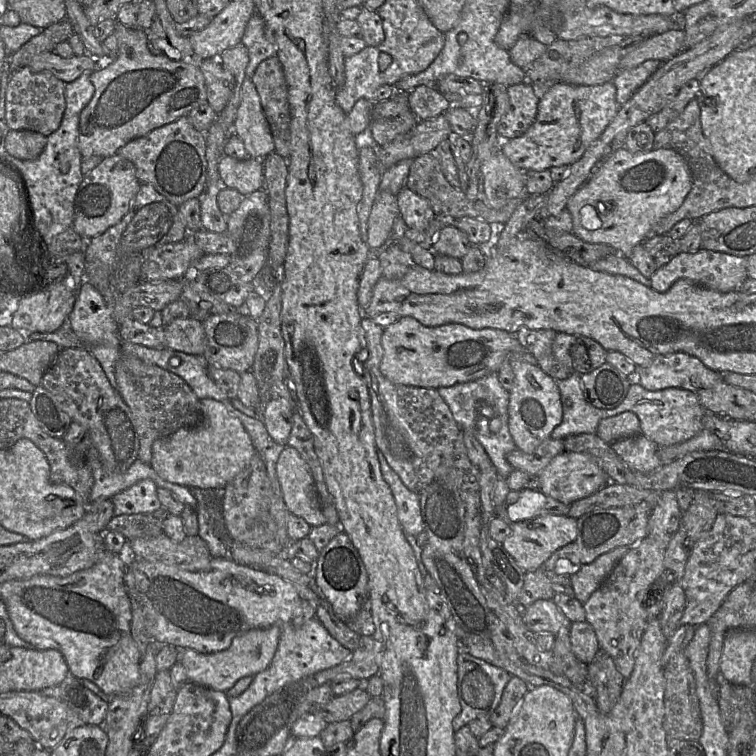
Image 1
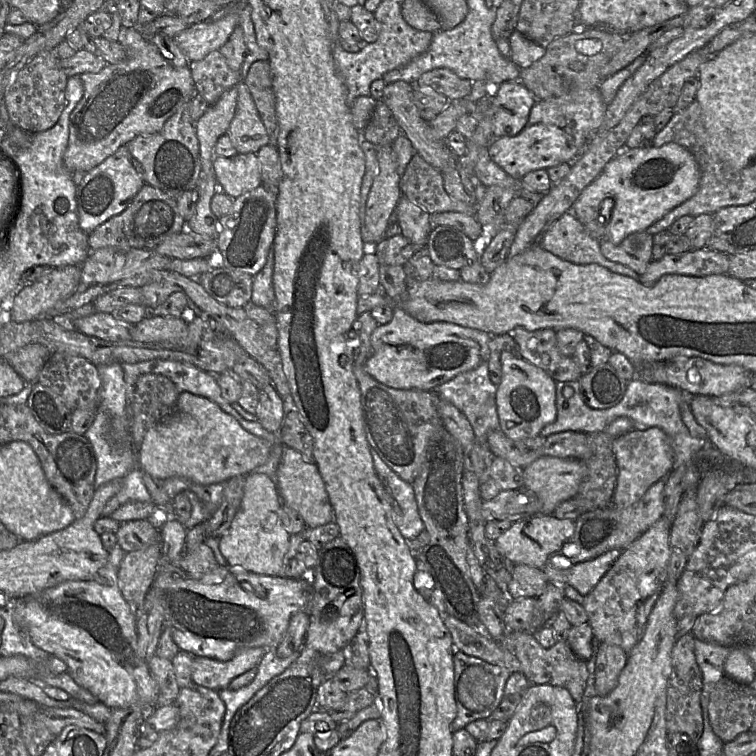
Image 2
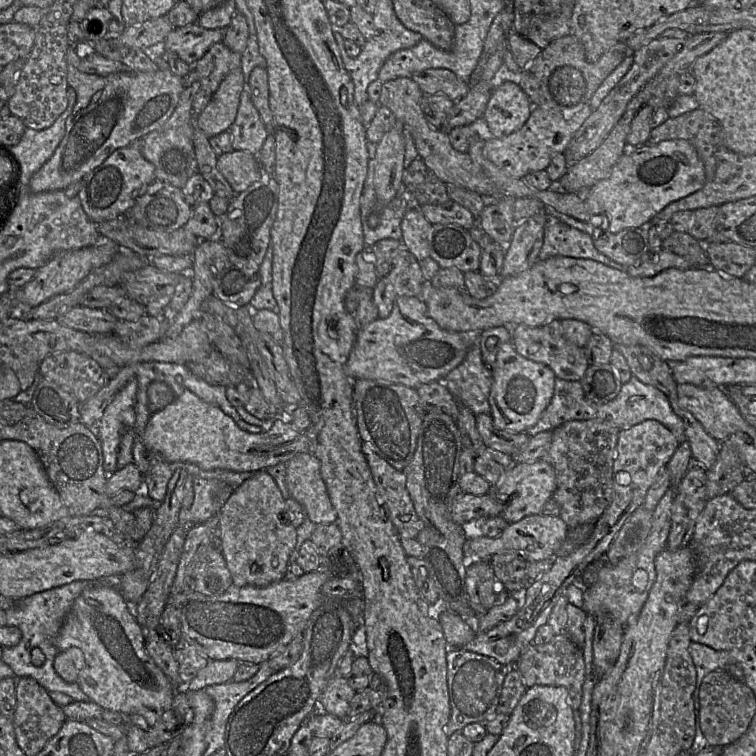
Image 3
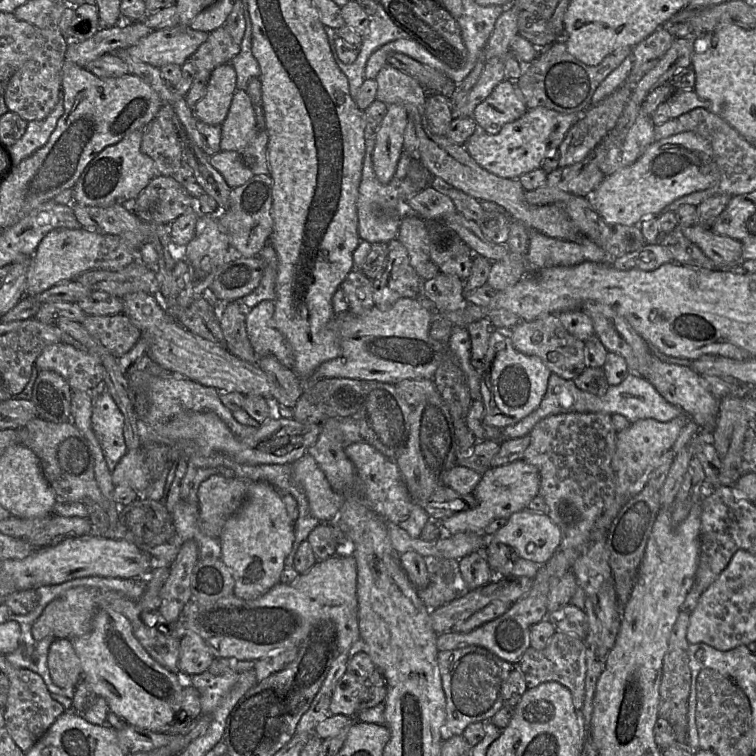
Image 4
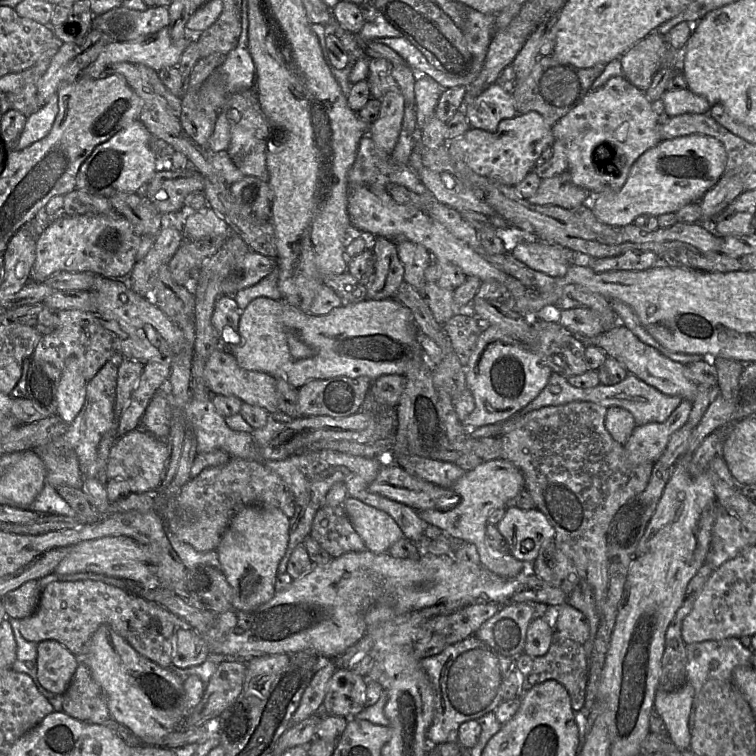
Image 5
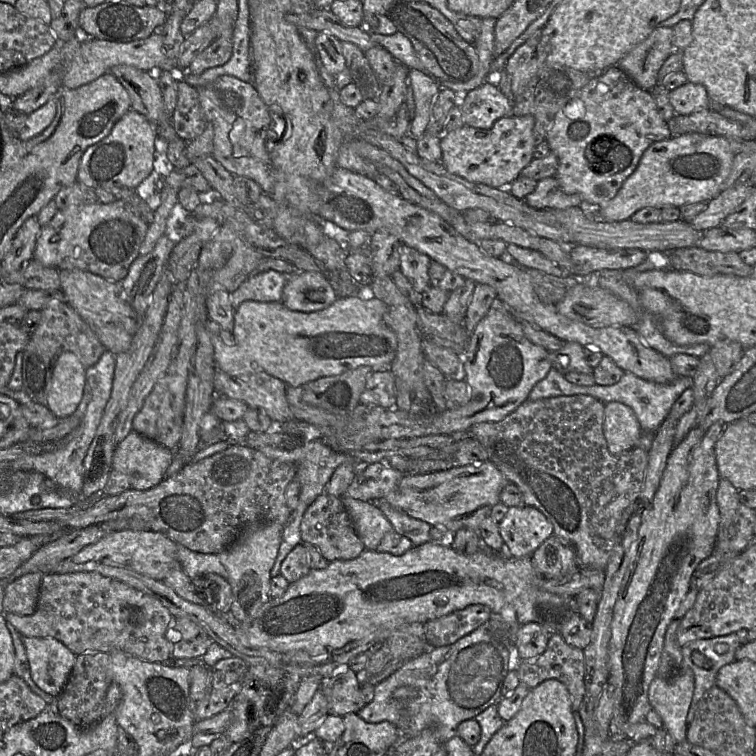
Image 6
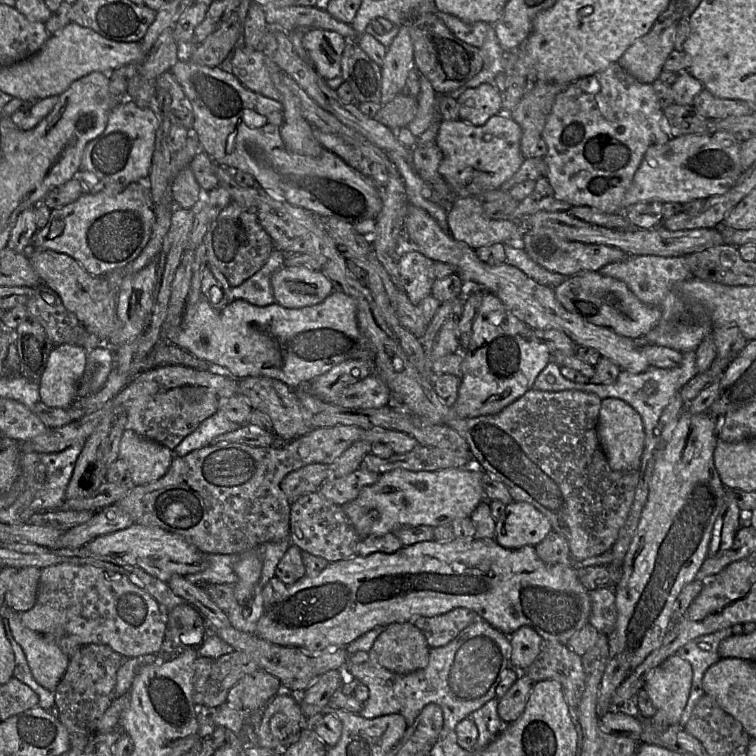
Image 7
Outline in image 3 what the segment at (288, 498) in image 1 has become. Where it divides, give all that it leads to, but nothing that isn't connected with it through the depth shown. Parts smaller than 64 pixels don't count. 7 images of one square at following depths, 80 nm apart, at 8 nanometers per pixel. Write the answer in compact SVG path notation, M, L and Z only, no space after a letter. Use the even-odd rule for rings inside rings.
M299 453L286 465L286 487L290 497L303 508L305 516L315 525L336 523L337 513L330 501L326 485L320 472L319 460L311 453Z

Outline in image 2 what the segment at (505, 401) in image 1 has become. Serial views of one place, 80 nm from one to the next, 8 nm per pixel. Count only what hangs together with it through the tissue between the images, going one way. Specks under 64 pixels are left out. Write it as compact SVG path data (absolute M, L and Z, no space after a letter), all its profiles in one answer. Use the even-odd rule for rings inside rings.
M483 361L476 368L460 373L451 380L441 384L434 392L442 399L453 404L470 422L476 441L487 443L489 432L500 429L496 406L497 386L490 380L488 364Z

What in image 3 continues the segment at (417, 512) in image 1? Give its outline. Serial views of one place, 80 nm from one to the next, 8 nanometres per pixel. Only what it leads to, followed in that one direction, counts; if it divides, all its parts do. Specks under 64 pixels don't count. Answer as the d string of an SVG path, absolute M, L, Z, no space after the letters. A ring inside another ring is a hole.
M362 442L362 452L373 476L377 498L392 524L400 536L416 539L425 524L415 510L404 473L381 458L367 442Z

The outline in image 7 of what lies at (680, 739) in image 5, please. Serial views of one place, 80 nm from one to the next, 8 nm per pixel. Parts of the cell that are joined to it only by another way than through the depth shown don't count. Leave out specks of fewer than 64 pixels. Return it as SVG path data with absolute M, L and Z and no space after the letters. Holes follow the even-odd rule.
M678 654L656 667L644 689L657 710L667 714L671 726L678 726L693 682L692 665Z

